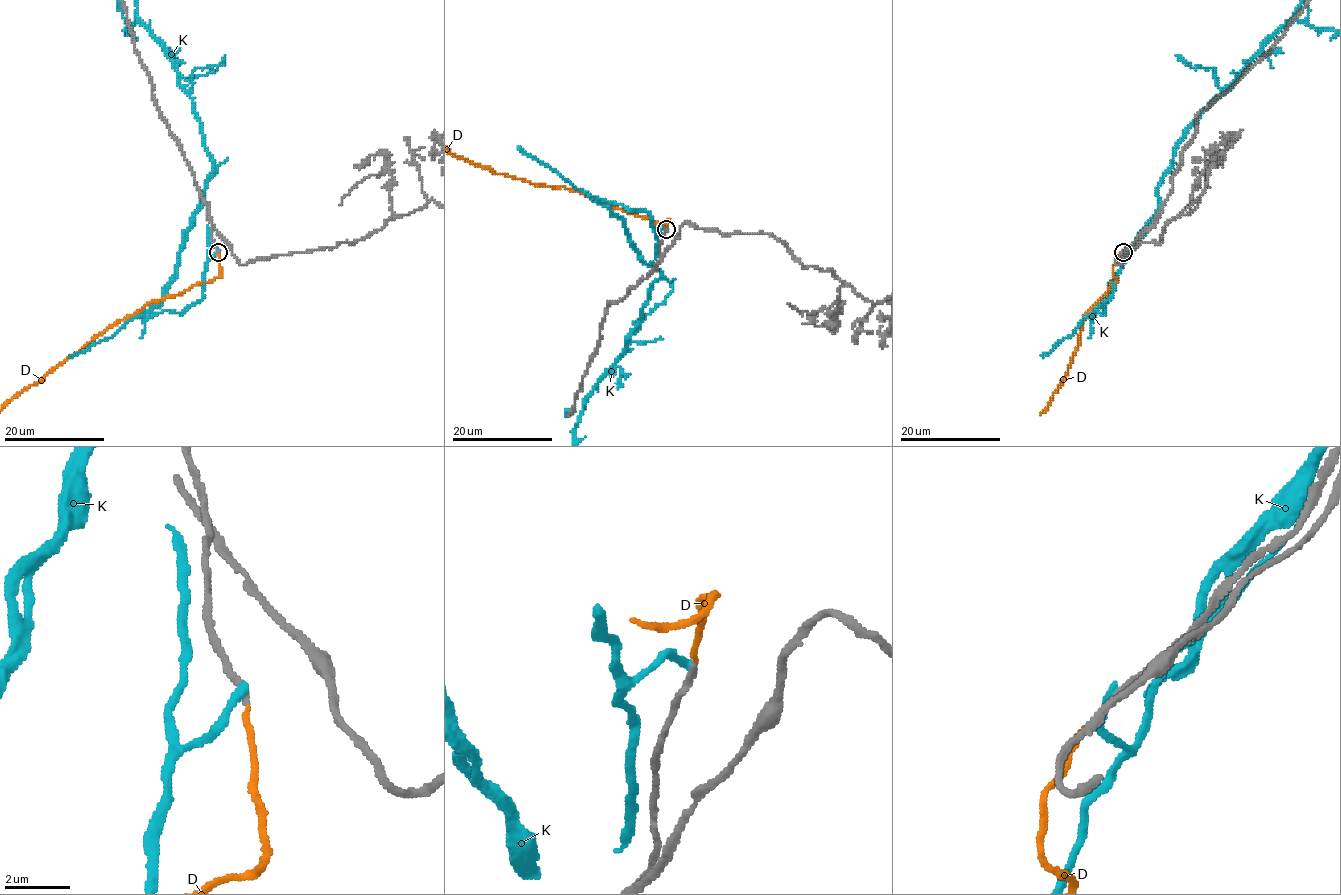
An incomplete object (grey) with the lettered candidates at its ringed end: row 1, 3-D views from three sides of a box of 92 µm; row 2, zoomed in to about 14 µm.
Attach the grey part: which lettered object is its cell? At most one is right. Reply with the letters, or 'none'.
D

